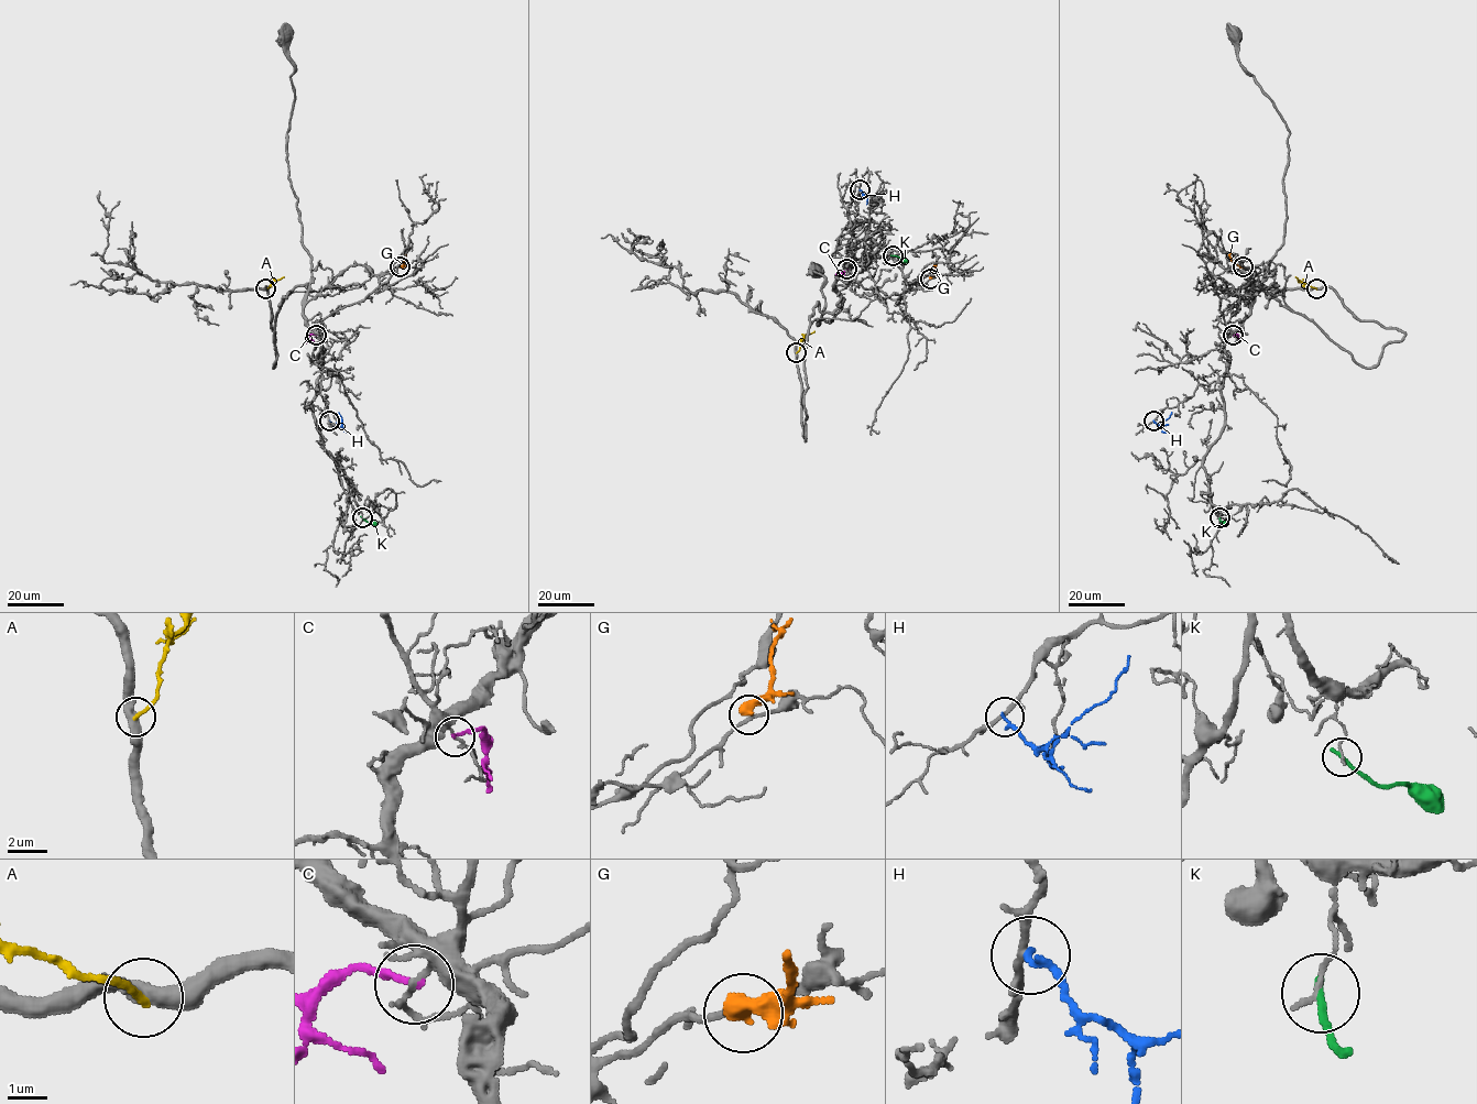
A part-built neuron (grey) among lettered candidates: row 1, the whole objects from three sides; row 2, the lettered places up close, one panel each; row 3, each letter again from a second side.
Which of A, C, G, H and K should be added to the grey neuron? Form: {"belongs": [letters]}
{"belongs": []}

